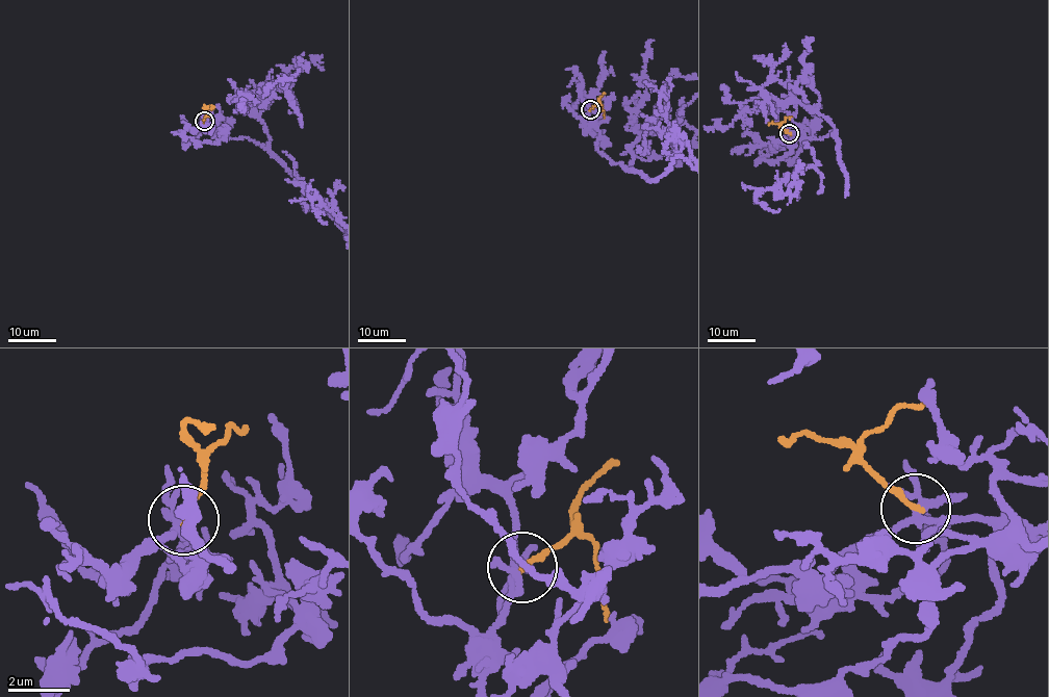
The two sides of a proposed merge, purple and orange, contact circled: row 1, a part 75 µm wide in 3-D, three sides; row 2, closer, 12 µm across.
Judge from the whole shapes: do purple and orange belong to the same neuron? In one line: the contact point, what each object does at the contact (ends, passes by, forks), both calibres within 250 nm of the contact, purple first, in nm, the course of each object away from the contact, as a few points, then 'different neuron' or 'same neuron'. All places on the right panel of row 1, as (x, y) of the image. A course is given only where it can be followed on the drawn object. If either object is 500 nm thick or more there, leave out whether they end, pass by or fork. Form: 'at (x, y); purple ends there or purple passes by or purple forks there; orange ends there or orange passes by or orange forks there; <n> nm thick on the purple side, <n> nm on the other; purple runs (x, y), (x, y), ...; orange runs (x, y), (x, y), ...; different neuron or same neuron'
at (789, 133); purple forks there; orange ends there; 220 nm thick on the purple side, 190 nm on the other; orange runs (789, 133), (768, 123); same neuron

